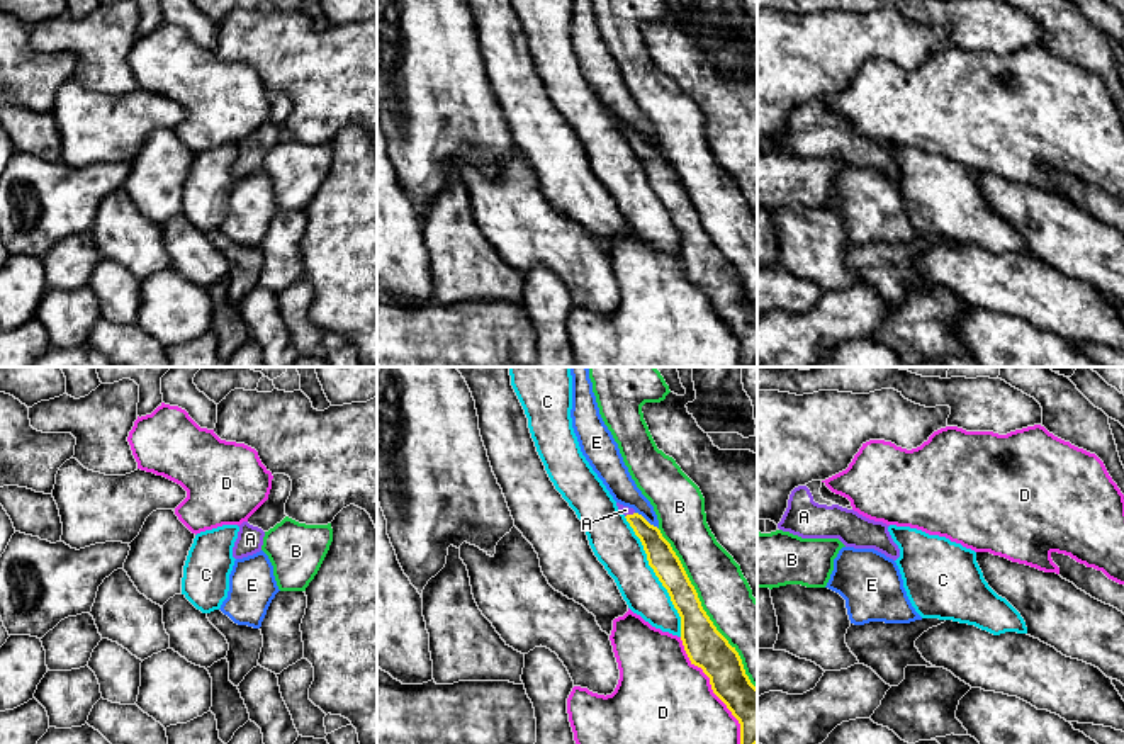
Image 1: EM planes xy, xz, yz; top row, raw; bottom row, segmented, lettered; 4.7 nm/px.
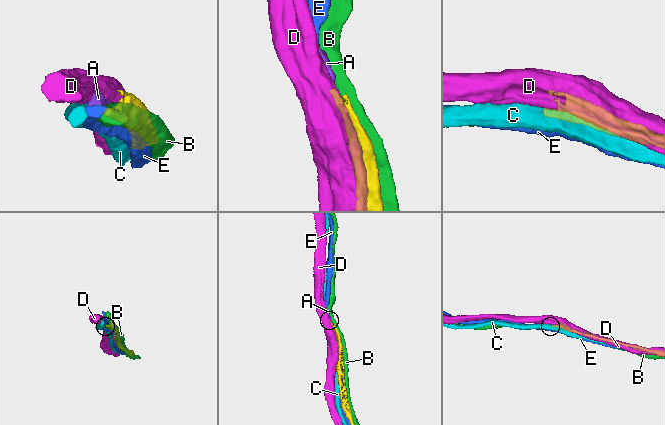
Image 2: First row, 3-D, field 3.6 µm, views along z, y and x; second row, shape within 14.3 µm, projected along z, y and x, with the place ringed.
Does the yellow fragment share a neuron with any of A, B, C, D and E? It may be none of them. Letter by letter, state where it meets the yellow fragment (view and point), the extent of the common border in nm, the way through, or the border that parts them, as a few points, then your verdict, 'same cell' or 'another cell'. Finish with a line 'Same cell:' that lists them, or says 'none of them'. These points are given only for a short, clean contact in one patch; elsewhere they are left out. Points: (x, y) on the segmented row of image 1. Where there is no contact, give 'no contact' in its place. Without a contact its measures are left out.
A: xz (629, 515) | 50 nm | across xz (659, 552), (652, 539), (629, 515), (625, 510) | same cell
B: xz (702, 608) | 900 nm | another cell
C: xz (656, 574) | 650 nm | another cell
D: xz (712, 688) | 600 nm | another cell
E: xz (646, 520) | 140 nm | another cell
Same cell: A

